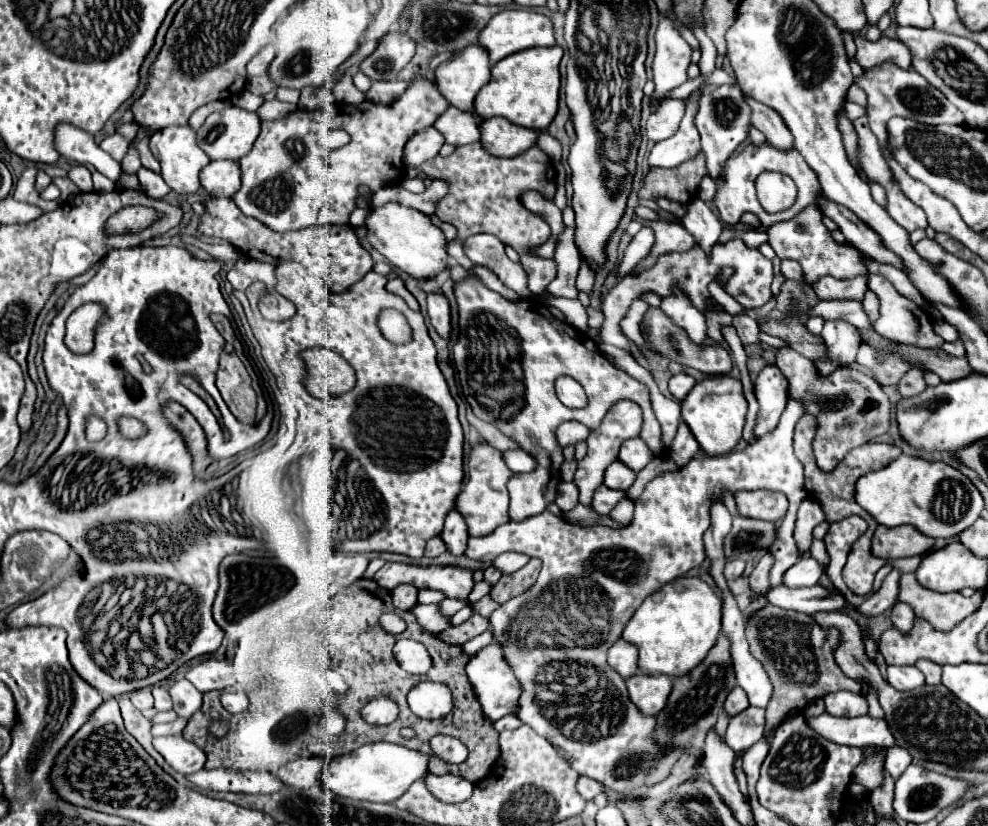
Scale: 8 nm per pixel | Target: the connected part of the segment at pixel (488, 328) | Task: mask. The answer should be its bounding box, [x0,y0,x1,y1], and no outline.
[454,276,662,522]

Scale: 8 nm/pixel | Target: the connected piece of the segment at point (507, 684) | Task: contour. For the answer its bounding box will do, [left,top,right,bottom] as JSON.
[466,642,520,722]

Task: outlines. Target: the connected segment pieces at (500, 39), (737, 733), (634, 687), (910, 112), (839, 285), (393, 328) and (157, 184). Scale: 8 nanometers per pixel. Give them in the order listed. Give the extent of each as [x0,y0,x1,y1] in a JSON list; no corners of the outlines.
[[478,10,556,64],[726,706,764,752],[626,674,672,716],[854,60,962,153],[812,276,868,300],[378,310,412,344],[138,166,170,198]]

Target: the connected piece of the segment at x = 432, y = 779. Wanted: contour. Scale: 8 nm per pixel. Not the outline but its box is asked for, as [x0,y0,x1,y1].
[424,774,472,804]

